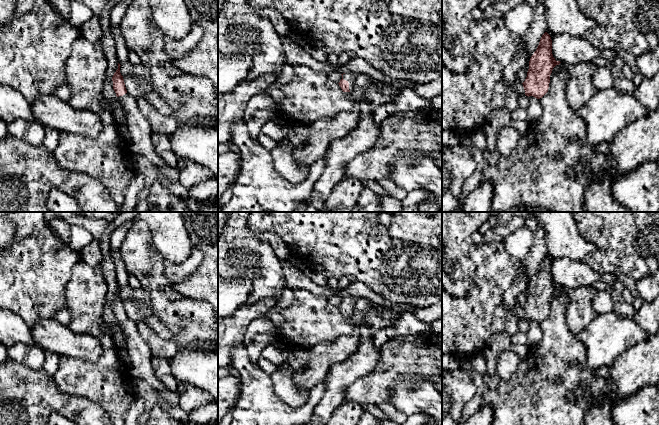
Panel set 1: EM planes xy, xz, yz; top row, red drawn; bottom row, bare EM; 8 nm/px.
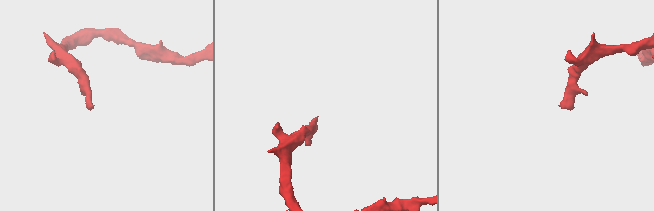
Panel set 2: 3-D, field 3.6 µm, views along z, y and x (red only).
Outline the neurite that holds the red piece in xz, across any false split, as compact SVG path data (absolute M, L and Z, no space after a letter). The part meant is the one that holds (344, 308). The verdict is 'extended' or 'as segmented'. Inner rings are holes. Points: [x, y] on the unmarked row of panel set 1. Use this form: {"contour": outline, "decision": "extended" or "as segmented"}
{"contour": "M347 295L345 298L341 298L342 303L338 307L343 316L351 316L355 307L356 297L353 295Z", "decision": "extended"}

